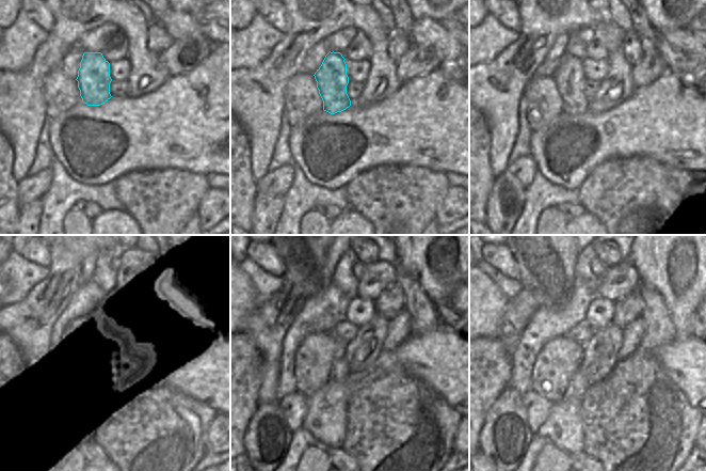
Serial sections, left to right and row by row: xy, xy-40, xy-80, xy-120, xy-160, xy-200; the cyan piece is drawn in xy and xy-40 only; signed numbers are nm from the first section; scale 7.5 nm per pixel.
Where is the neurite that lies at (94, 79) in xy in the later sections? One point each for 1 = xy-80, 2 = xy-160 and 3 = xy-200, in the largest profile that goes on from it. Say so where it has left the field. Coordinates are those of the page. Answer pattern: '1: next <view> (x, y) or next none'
1: next xy-80 (570, 79)
2: next xy-160 (340, 369)
3: next xy-200 (578, 386)

